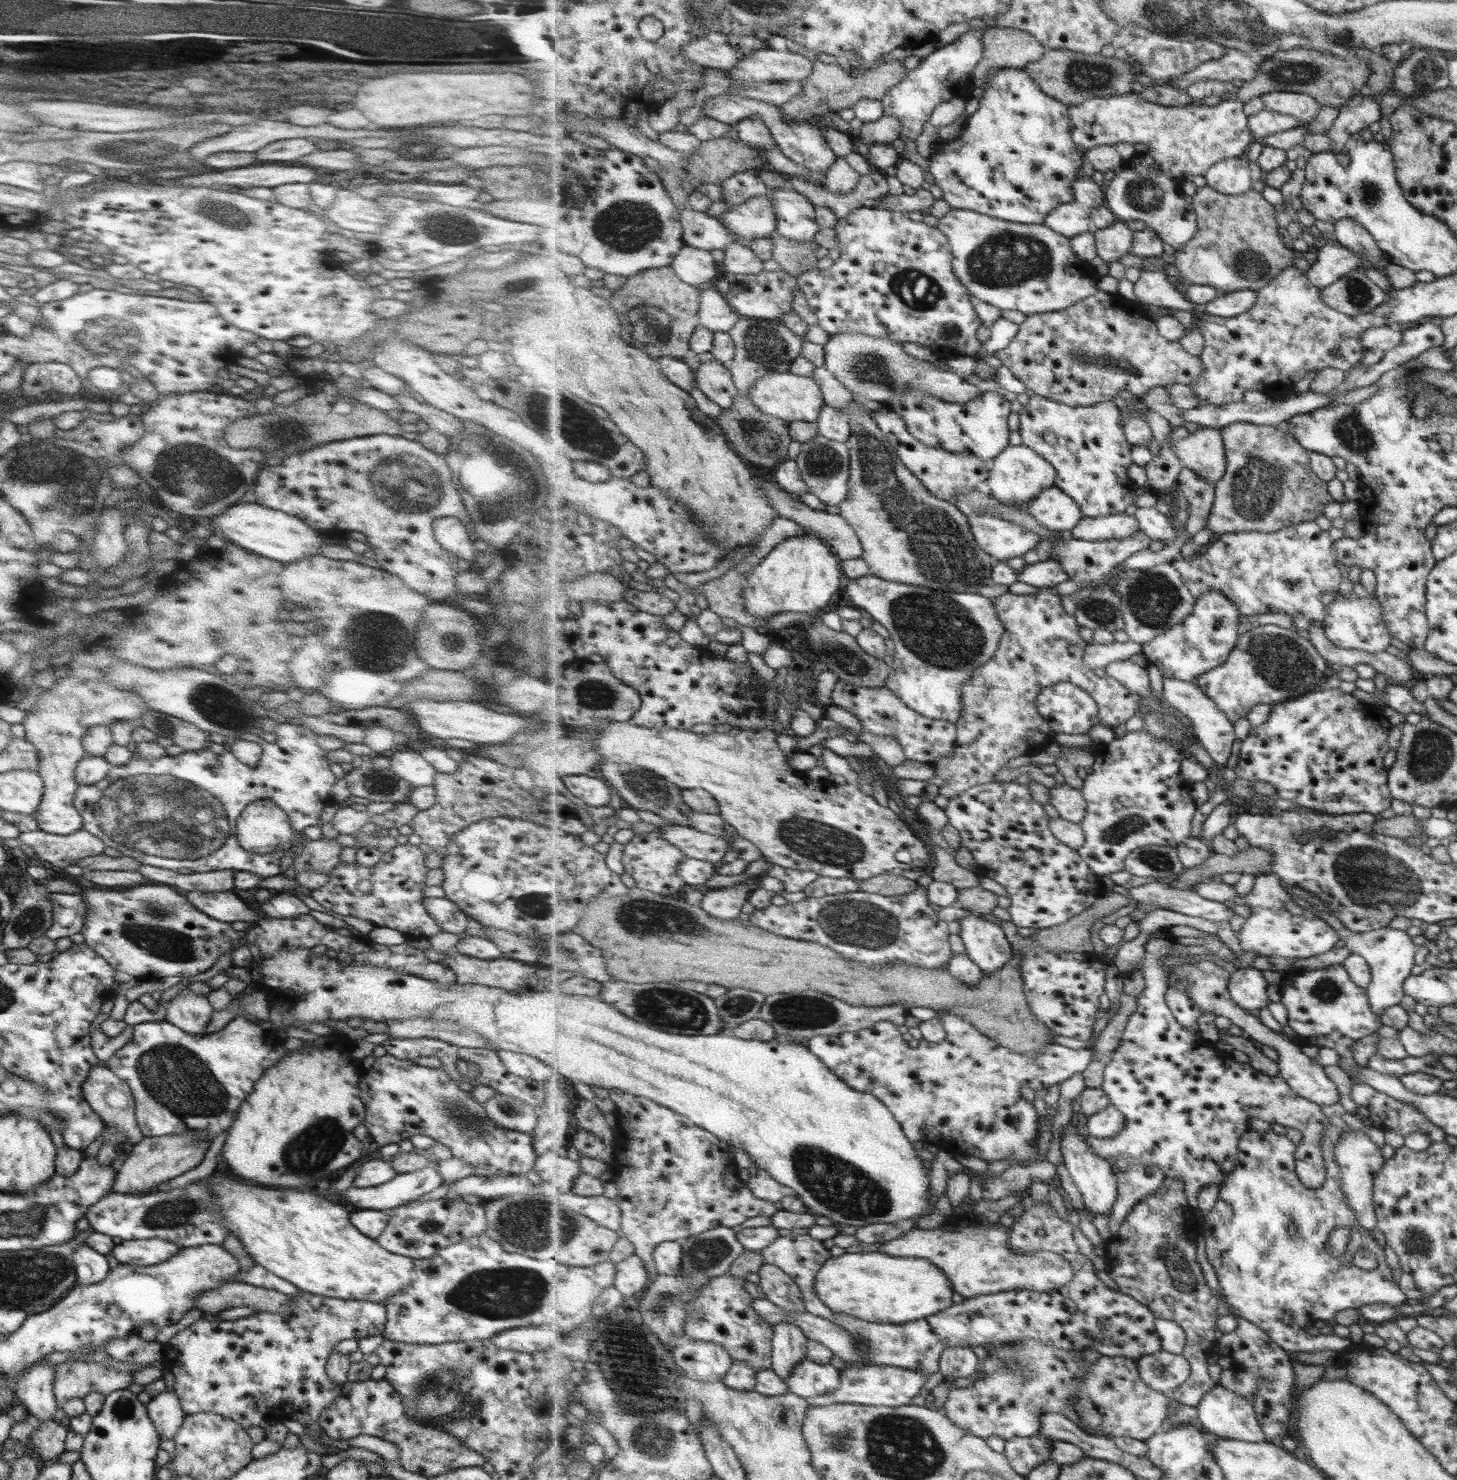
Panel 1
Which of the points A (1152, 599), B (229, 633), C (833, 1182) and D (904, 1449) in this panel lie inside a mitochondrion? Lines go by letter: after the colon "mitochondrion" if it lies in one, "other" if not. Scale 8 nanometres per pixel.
A: mitochondrion
B: other
C: mitochondrion
D: mitochondrion

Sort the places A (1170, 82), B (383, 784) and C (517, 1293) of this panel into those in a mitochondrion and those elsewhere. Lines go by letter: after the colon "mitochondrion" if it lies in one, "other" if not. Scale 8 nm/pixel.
A: other
B: mitochondrion
C: mitochondrion

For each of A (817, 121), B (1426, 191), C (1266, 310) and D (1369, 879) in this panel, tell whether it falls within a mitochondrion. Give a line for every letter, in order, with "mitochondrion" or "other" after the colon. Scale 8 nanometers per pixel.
A: other
B: other
C: other
D: mitochondrion

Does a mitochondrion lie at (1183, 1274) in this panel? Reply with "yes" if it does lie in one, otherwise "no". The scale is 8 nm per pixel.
yes

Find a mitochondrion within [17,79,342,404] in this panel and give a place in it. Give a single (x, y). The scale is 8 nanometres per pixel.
(123, 327)

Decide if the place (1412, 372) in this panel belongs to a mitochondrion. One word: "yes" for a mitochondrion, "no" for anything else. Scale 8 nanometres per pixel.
no

